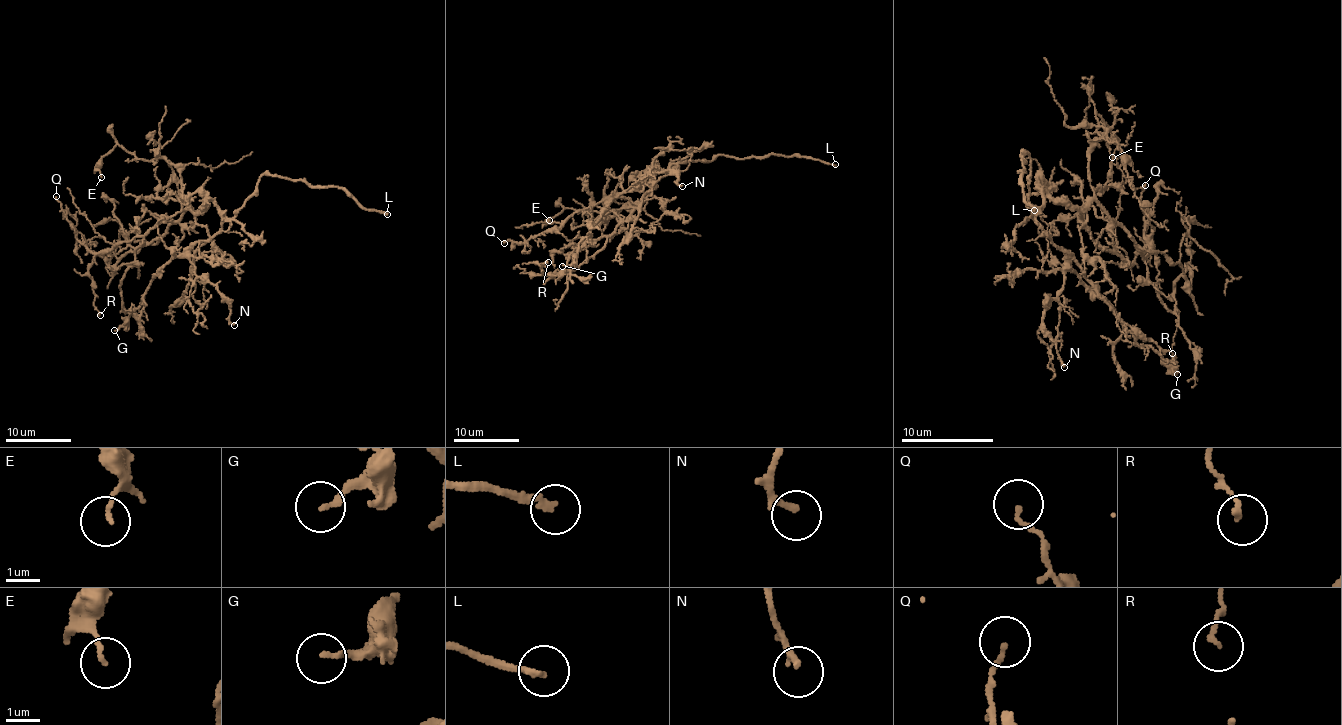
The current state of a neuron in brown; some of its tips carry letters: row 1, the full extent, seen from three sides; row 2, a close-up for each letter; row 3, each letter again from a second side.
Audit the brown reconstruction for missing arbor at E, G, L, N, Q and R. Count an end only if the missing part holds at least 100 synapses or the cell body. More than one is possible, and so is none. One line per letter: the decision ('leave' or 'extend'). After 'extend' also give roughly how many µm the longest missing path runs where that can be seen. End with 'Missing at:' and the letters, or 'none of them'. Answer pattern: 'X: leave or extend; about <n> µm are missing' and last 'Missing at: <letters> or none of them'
E: leave
G: leave
L: extend; about 80 µm are missing
N: leave
Q: leave
R: leave
Missing at: L

